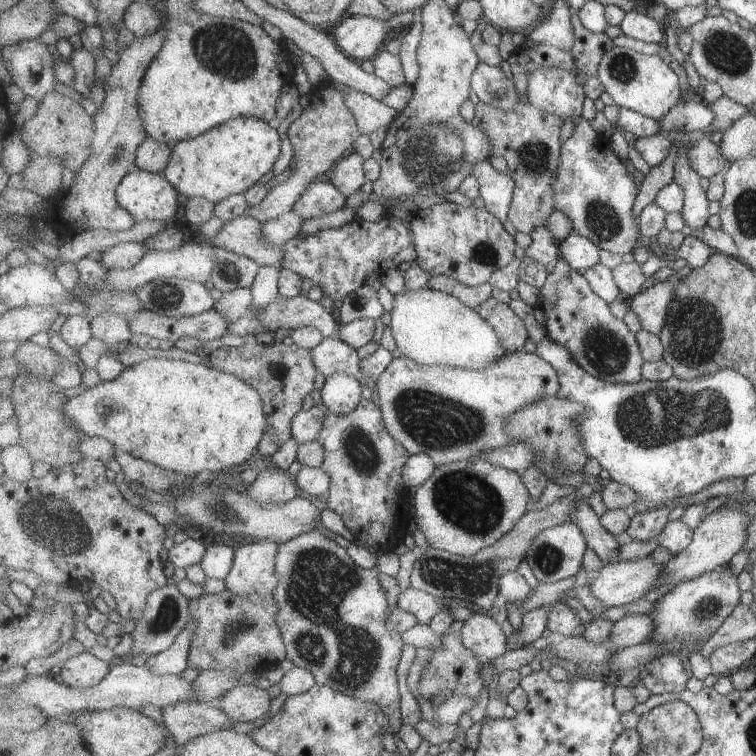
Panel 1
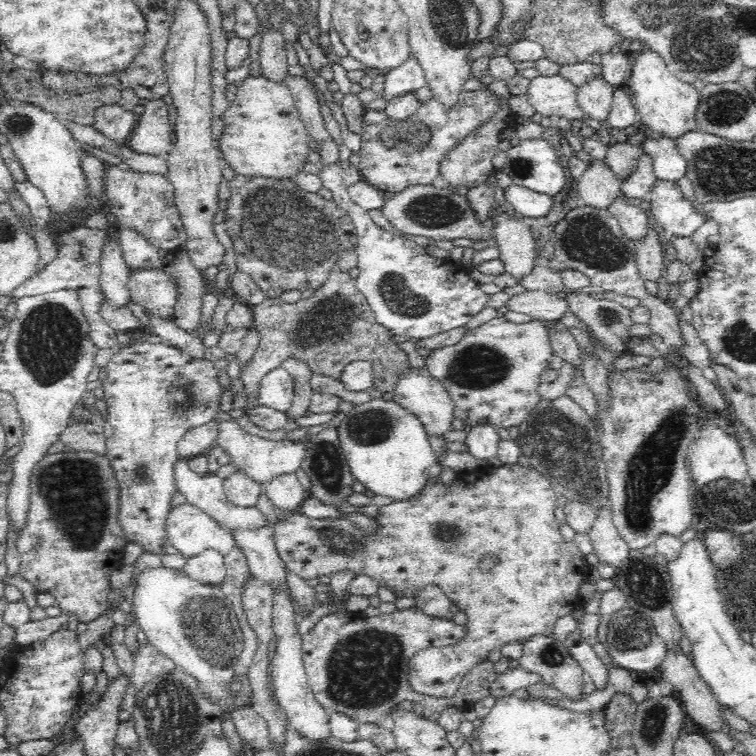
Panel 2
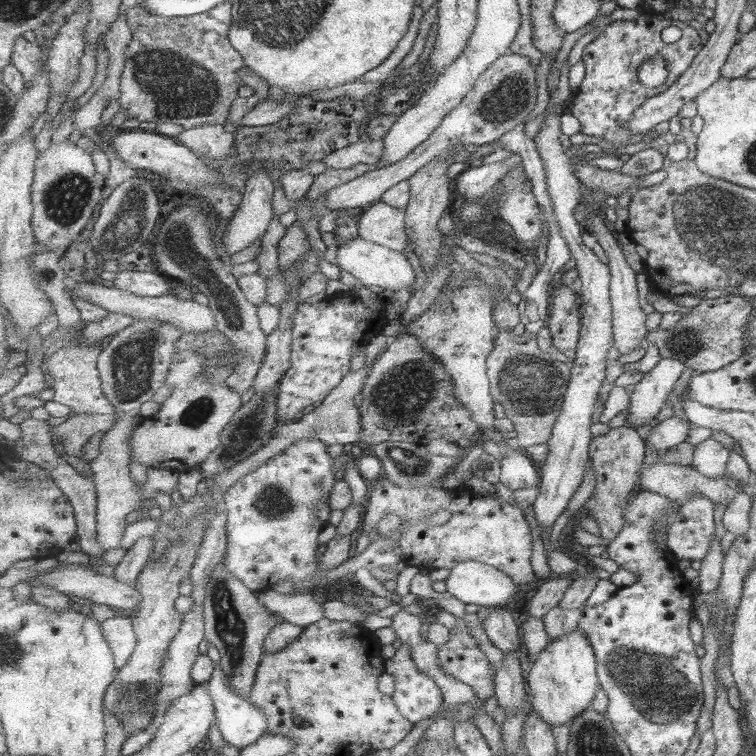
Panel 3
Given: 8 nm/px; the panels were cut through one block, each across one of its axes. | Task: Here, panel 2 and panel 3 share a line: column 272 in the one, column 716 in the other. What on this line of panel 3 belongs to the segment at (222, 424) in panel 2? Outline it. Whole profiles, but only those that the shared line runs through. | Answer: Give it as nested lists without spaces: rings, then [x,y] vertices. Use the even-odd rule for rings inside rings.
[[[709,437],[695,446],[692,467],[709,478],[721,478],[727,472],[729,454],[731,454],[731,449],[723,447],[721,442]]]

